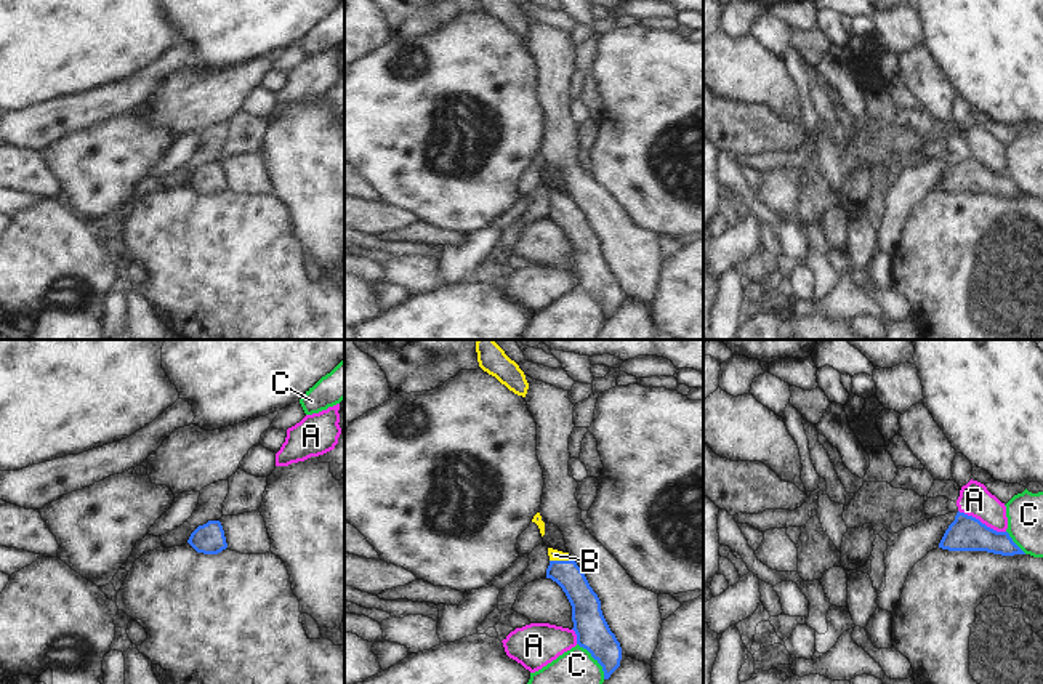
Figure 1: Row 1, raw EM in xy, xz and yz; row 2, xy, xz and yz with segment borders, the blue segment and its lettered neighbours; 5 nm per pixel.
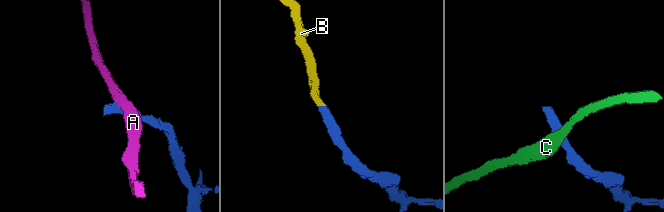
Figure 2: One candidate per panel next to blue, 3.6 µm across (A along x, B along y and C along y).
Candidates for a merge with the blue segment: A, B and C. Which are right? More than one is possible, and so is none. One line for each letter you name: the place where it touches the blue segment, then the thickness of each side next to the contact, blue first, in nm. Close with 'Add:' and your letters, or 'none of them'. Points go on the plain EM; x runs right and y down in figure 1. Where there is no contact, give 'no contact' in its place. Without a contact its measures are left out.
B: contact xz (561, 202); calibres 140 and 60 nm
Add: B

